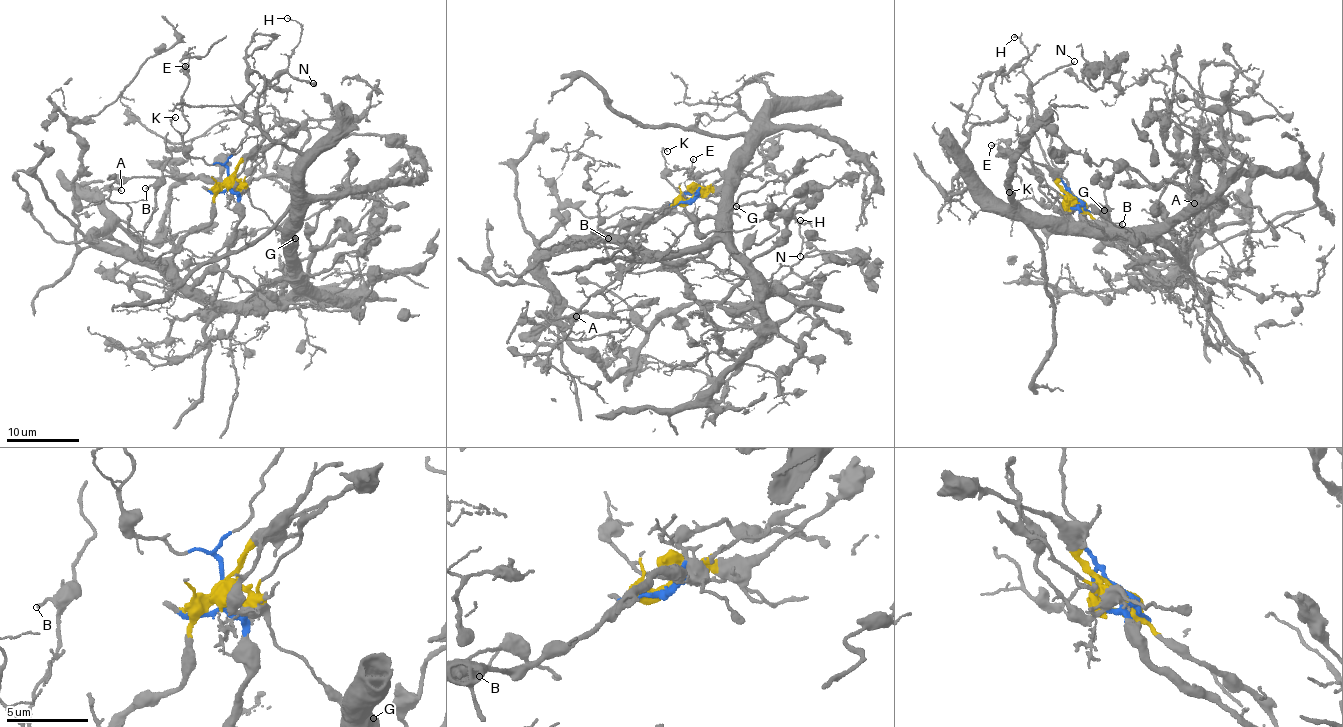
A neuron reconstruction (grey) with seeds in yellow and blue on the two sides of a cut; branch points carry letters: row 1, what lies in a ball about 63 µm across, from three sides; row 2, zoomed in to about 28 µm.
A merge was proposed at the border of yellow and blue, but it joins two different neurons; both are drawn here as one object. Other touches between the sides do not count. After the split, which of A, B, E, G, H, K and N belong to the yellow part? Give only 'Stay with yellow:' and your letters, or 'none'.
Stay with yellow: A, B, G

